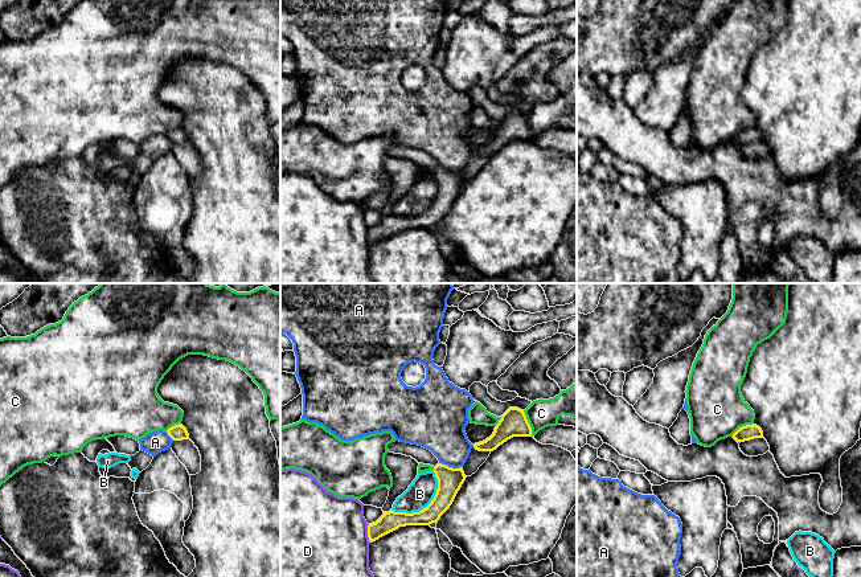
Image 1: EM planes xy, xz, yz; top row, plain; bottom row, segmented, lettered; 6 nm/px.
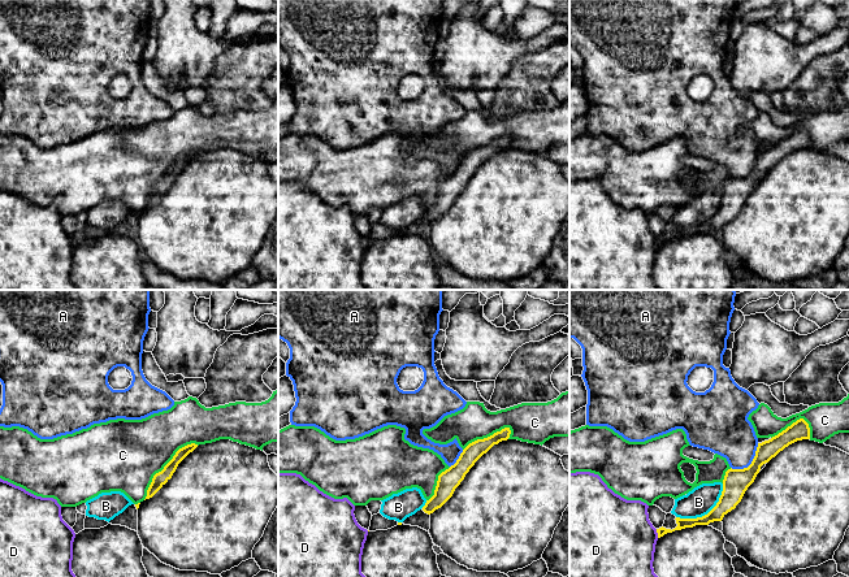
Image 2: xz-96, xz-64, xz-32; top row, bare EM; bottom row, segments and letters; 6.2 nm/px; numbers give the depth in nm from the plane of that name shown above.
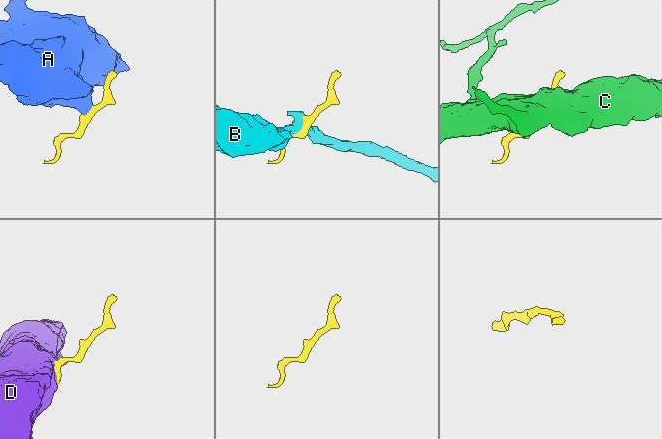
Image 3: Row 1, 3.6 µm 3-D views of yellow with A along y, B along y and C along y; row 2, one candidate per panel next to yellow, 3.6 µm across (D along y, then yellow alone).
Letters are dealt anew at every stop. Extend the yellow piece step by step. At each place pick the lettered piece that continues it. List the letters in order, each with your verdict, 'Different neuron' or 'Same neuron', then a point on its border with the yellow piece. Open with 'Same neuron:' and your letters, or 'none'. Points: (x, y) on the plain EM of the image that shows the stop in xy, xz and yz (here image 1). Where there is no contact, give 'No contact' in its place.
Same neuron: none
A: Different neuron. Touches yellow at xz (451, 171)
B: Different neuron. Touches yellow at xz (427, 209)
C: Different neuron. Touches yellow at xz (528, 127)
D: Different neuron. Touches yellow at xz (368, 237)

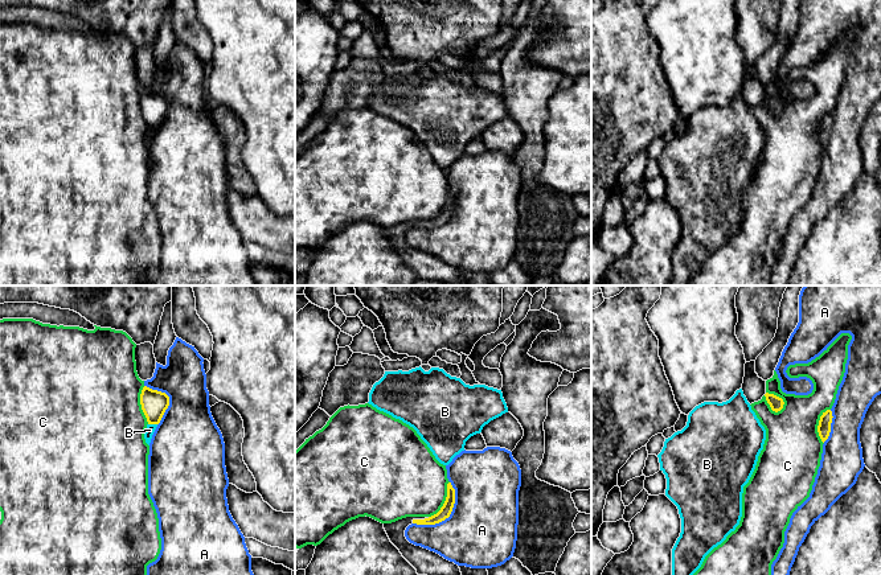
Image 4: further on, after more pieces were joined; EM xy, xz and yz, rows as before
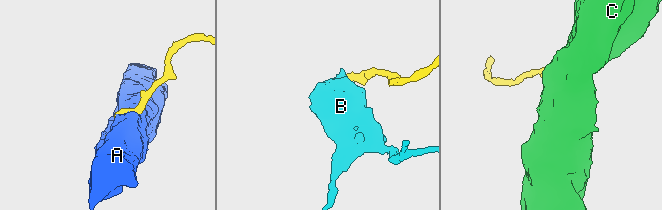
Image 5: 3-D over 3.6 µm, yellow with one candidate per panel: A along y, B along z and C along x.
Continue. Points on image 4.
Same neuron: none
A: Different neuron. Touches yellow at xz (447, 221)
B: Different neuron. Touches yellow at xy (152, 127)
C: Different neuron. Touches yellow at yz (781, 102)

